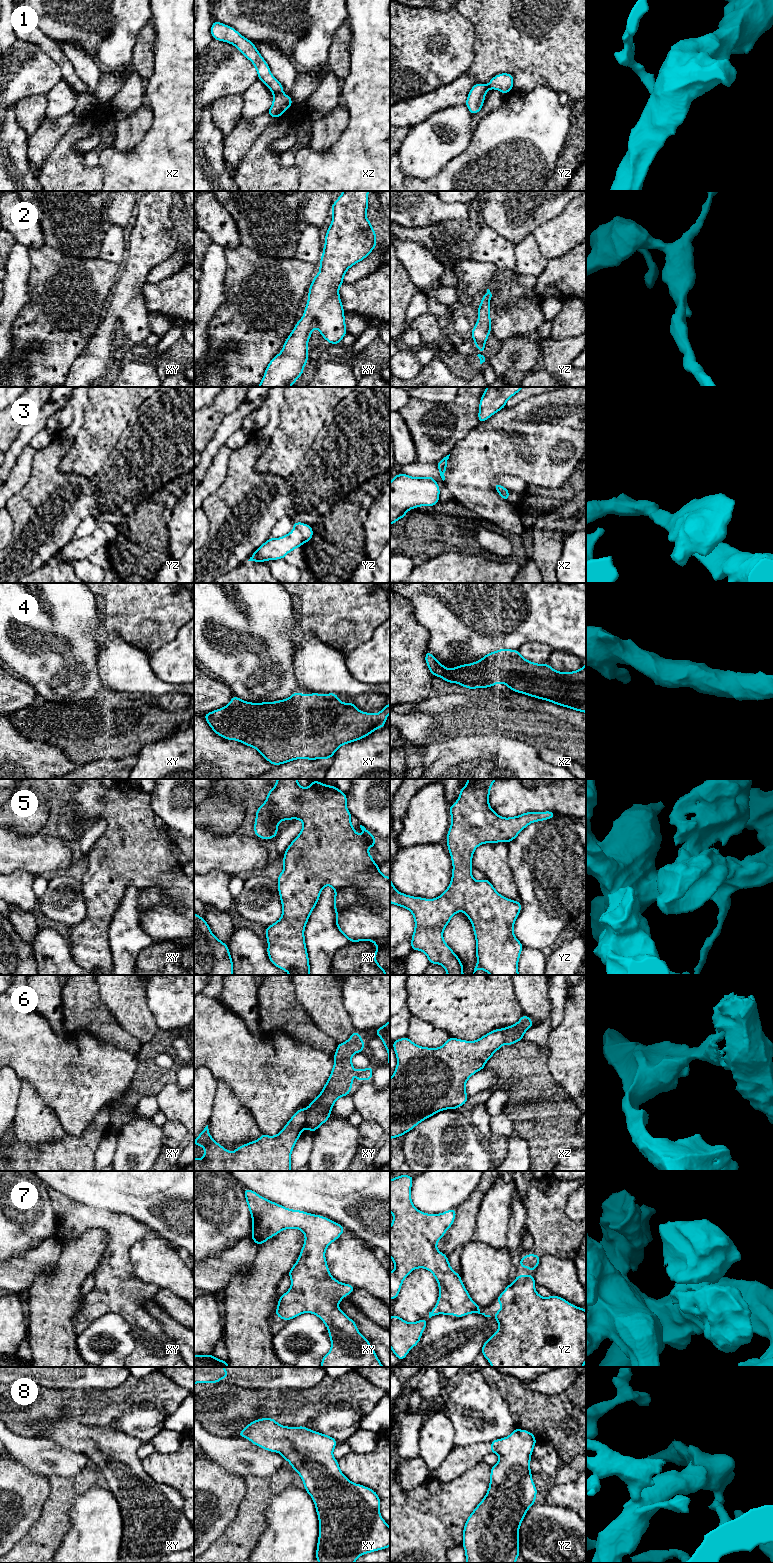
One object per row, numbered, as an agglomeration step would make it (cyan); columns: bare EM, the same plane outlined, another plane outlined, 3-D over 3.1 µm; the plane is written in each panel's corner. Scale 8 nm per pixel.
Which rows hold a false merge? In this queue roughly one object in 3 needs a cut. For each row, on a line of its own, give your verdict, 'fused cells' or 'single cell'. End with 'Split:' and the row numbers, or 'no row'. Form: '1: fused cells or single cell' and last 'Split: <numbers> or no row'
1: fused cells
2: single cell
3: single cell
4: single cell
5: single cell
6: fused cells
7: single cell
8: single cell
Split: 1, 6

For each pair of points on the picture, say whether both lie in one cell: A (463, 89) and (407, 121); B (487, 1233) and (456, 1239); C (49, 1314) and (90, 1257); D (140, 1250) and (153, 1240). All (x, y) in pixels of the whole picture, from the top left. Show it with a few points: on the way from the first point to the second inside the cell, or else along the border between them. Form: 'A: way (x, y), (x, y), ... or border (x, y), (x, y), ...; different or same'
A: way (449, 95), (421, 107); same
B: border (477, 1213), (471, 1239); different
C: way (54, 1300), (62, 1285), (76, 1271); same
D: way (143, 1250), (150, 1243); same

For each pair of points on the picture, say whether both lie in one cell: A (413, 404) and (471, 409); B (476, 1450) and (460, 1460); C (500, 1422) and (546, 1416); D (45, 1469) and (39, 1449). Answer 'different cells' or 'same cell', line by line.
A: same cell
B: same cell
C: different cells
D: same cell

